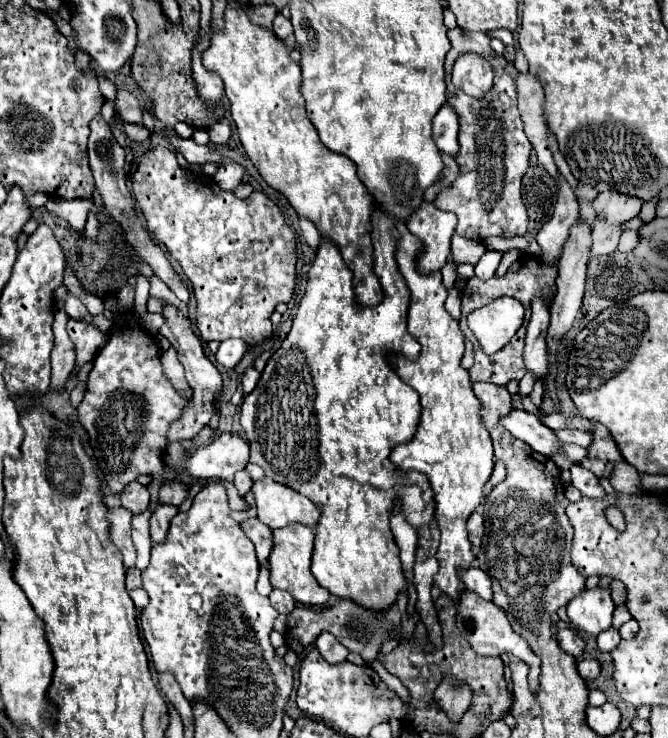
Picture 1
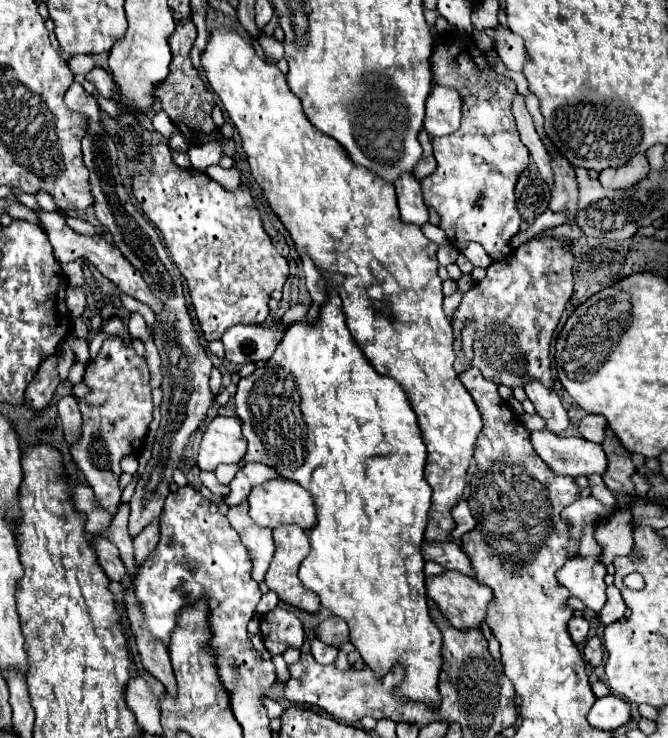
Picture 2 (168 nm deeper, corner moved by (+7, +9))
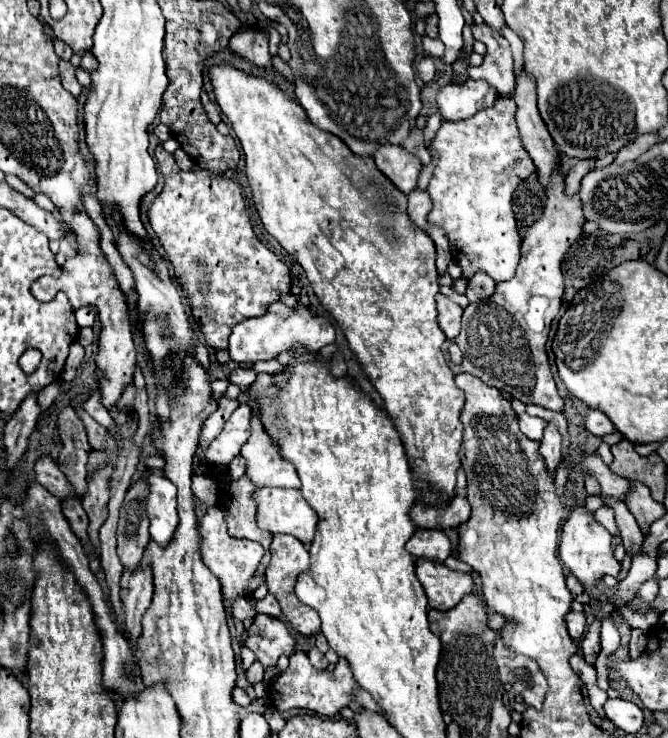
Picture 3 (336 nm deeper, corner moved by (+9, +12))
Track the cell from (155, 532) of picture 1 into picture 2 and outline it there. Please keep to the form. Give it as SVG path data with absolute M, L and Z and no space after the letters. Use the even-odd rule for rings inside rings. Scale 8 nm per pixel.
M158 521L150 523L138 537L134 537L134 561L136 561L136 565L144 563L144 559L152 553L152 549L156 549L158 539L160 539Z

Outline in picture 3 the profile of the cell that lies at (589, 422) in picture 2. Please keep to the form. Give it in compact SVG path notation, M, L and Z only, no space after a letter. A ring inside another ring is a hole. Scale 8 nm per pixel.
M590 410L584 418L584 424L586 424L586 430L594 436L604 436L604 434L610 434L614 432L614 424L610 422L610 418L606 414L602 414L600 410Z

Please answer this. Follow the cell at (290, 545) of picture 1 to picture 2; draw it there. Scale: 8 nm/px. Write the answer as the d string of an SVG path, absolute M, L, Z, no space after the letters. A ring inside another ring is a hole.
M280 525L274 529L274 543L276 543L276 553L272 557L272 563L266 571L266 585L270 587L270 591L276 591L278 597L288 603L288 605L294 605L302 611L308 611L308 613L318 613L320 609L320 599L312 593L312 591L304 591L300 579L298 579L298 567L300 563L304 561L304 557L308 555L310 551L310 541L308 541L308 535L296 527L296 525Z

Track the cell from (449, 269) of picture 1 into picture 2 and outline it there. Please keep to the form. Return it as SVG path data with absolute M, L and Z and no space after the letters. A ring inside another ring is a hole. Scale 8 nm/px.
M450 244L441 245L438 247L436 256L439 264L446 267L456 261L458 250Z

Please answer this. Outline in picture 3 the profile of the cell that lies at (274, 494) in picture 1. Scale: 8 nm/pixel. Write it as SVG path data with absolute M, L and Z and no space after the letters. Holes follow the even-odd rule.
M260 488L252 494L258 508L258 526L272 534L292 534L310 544L316 532L318 516L306 504L300 490L294 488Z

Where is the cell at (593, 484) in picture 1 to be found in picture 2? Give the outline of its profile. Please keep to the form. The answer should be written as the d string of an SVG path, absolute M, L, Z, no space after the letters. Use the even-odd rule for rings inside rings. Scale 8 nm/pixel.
M590 475L588 477L588 481L590 481L590 489L592 489L592 497L596 497L596 499L600 499L600 503L604 503L606 507L612 507L612 511L618 507L616 503L616 497L612 495L612 491L608 489L608 487L604 487L604 481L602 481L602 477L600 475Z

